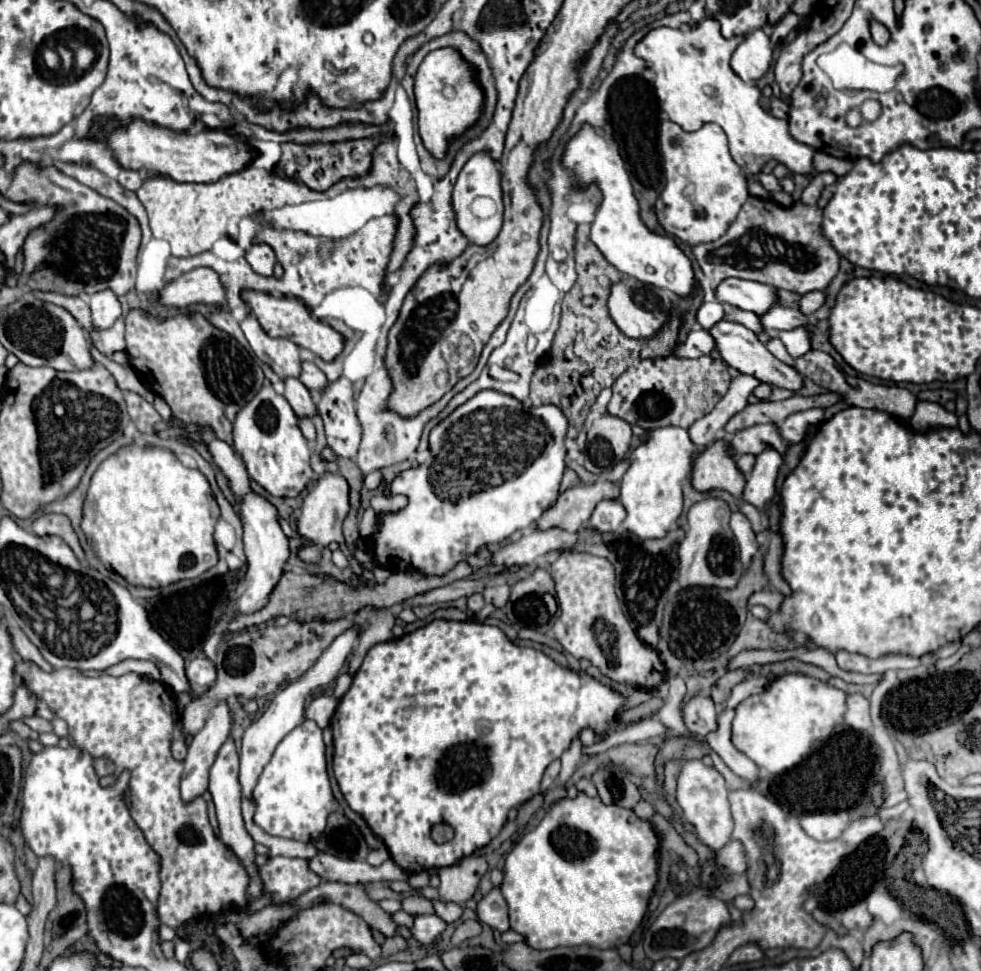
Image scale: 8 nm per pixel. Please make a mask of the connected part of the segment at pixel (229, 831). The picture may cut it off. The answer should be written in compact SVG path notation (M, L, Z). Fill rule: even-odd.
M230 736L222 748L216 754L216 760L210 768L210 794L216 806L216 816L218 816L218 824L220 824L220 840L230 846L234 850L234 854L240 858L240 862L246 866L248 874L250 874L250 886L248 886L248 894L250 896L260 896L262 892L262 884L260 878L256 874L256 864L254 864L254 840L250 838L250 834L244 828L244 820L242 820L242 812L240 812L240 802L242 802L242 794L240 794L240 784L238 784L238 752L234 746L234 738Z

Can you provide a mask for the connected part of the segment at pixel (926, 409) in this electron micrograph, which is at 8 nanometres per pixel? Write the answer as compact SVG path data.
M918 402L916 412L910 418L910 424L916 432L928 432L928 430L936 430L936 428L956 428L958 418L956 418L956 414L946 412L940 404Z

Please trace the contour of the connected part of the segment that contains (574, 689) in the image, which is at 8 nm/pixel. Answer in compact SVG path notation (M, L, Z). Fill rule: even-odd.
M434 620L430 624L426 624L424 628L406 634L402 638L390 640L390 642L382 642L374 648L368 650L358 676L354 676L354 682L350 686L350 690L346 692L344 700L338 704L330 728L334 732L334 776L338 780L338 786L348 802L348 806L358 812L370 826L370 830L386 844L390 858L402 868L406 870L408 876L430 870L430 868L444 868L444 866L454 866L460 860L464 860L466 856L470 856L472 852L484 848L492 838L498 836L498 832L502 830L502 826L506 824L508 812L512 808L520 808L524 802L528 802L534 794L540 792L540 780L542 774L546 770L546 766L560 758L562 754L550 754L550 744L554 742L564 742L564 750L570 746L572 738L576 738L580 734L582 728L590 726L596 734L606 734L610 728L616 726L616 710L624 704L624 698L614 692L610 686L600 684L594 678L588 676L580 676L572 670L566 670L562 666L558 666L552 658L548 658L544 652L534 650L534 648L522 648L512 644L506 634L496 628L496 626L488 626L488 624L480 624L480 622L450 622L450 620ZM420 698L426 698L424 702L428 702L428 698L434 698L434 702L430 704L420 704ZM410 702L418 702L418 706L414 710L406 710L406 706ZM434 824L450 824L454 830L454 838L444 842L444 844L436 844L430 836L430 830Z

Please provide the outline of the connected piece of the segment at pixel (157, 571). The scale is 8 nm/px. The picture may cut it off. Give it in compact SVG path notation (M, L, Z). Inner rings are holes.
M124 446L116 454L112 454L110 458L106 458L98 466L98 470L94 472L94 476L92 476L92 484L88 488L88 496L86 496L86 502L84 502L82 532L86 534L86 540L90 542L90 546L94 548L94 552L98 554L98 558L102 560L102 564L106 568L112 568L114 572L118 572L128 584L132 584L132 586L144 586L144 588L162 588L162 586L168 586L168 584L174 584L174 582L180 582L180 580L186 580L186 578L196 578L196 576L204 574L206 570L210 570L212 566L216 566L218 554L216 554L216 544L214 544L212 534L214 534L214 526L216 526L218 520L220 520L218 504L216 504L216 500L212 496L208 480L204 478L204 474L200 470L186 468L170 450L164 450L164 448Z

